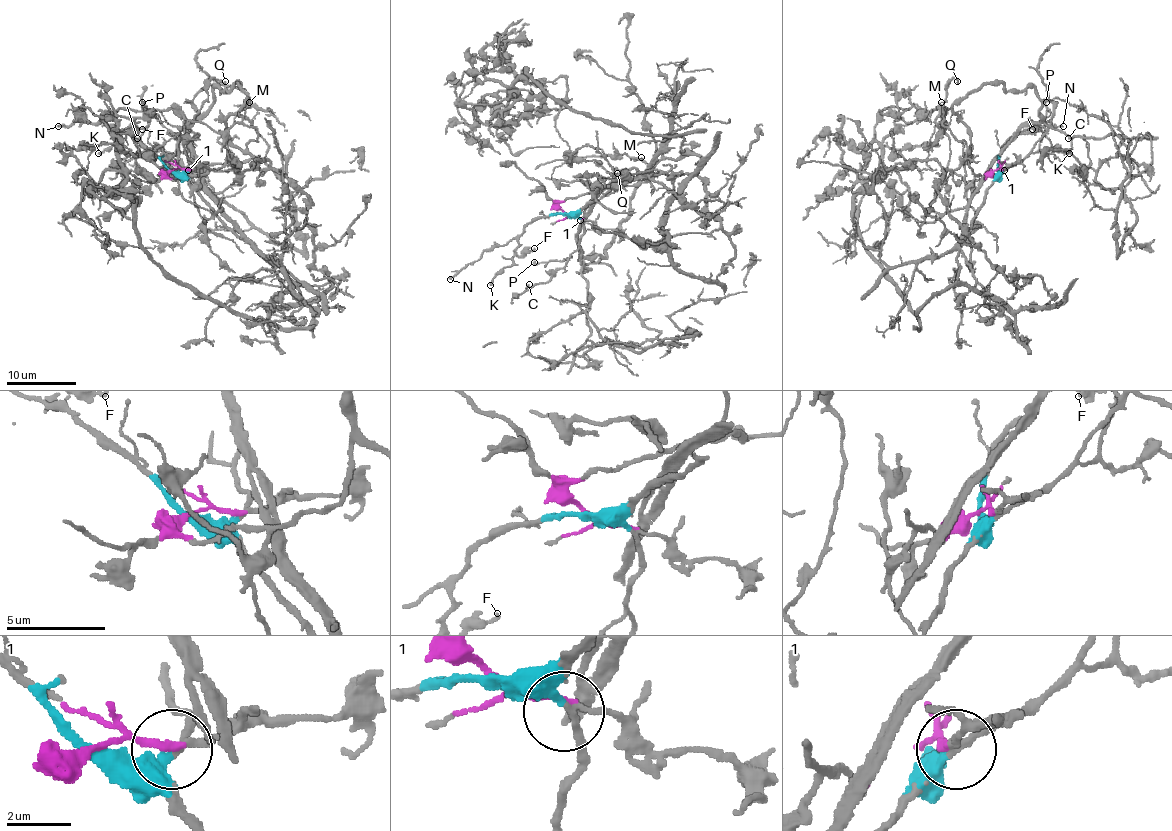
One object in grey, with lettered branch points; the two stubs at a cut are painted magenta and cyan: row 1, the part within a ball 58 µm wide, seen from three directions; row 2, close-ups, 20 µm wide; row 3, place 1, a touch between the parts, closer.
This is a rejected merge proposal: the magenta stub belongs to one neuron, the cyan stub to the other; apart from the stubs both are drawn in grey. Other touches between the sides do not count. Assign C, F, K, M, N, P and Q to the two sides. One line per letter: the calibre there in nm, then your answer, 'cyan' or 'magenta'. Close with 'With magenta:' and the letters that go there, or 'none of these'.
C: calibre 160 nm; cyan
F: calibre 180 nm; cyan
K: calibre 220 nm; cyan
M: calibre 170 nm; magenta
N: calibre 200 nm; cyan
P: calibre 160 nm; cyan
Q: calibre 150 nm; magenta
With magenta: M, Q

